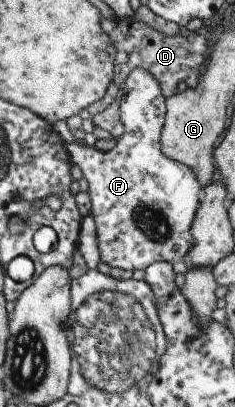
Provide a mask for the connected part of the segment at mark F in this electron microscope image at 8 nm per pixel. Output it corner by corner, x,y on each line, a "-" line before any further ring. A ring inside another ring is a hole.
137,66
125,77
121,91
118,113
123,133
112,149
101,151
74,142
63,144
69,160
80,168
87,183
100,263
144,271
154,262
184,259
193,244
190,224
202,188
191,169
160,151
165,98
152,73

